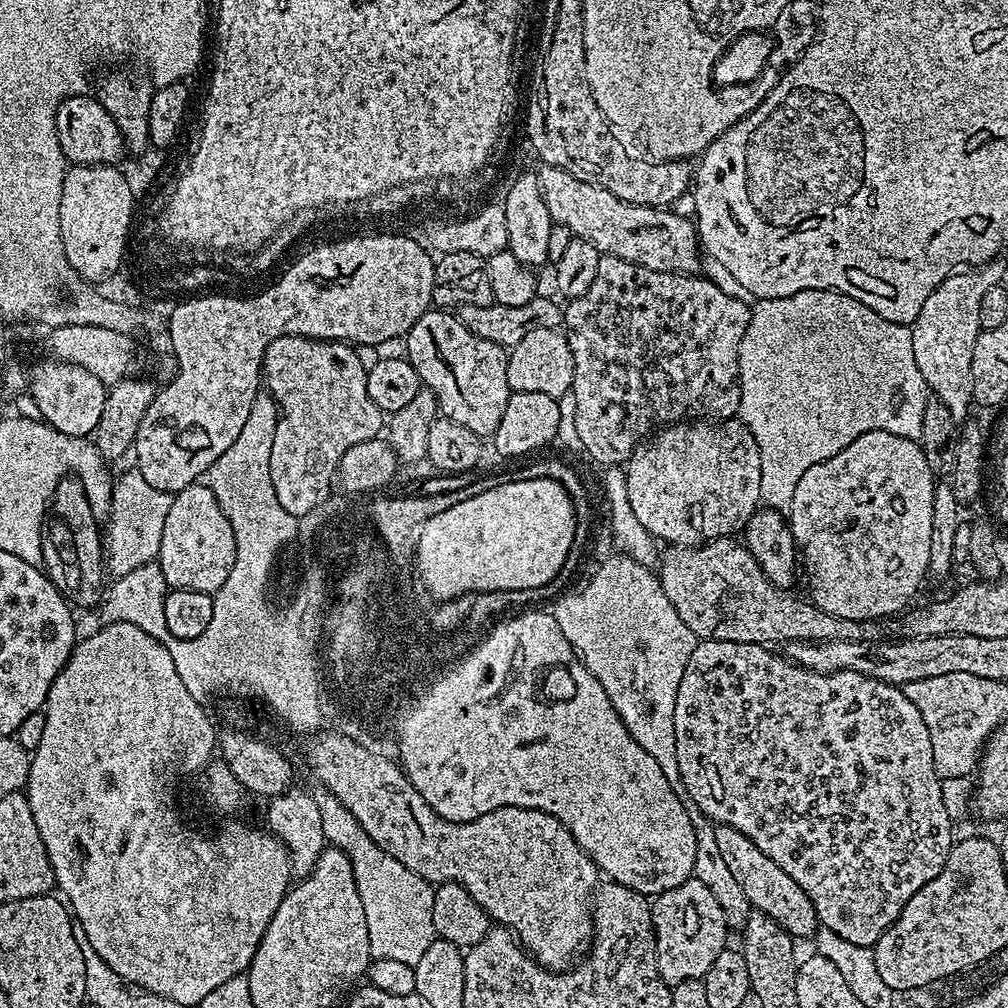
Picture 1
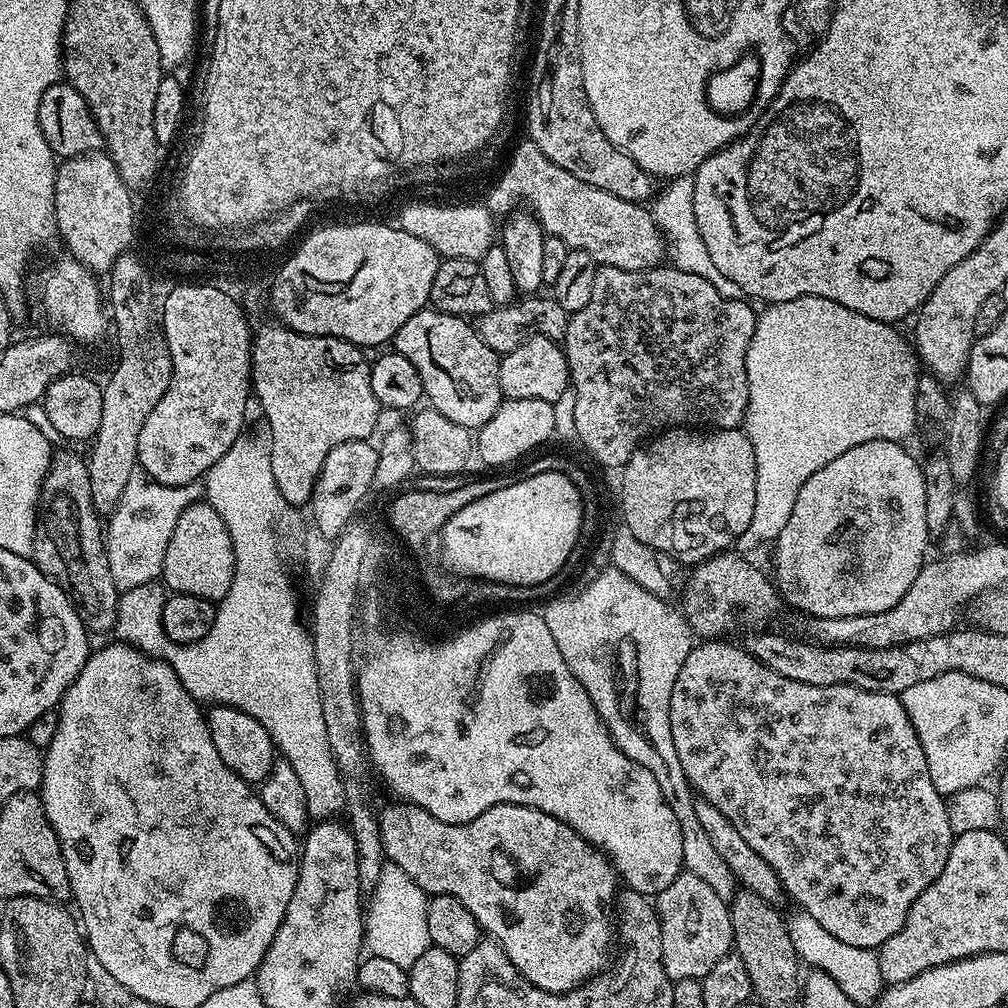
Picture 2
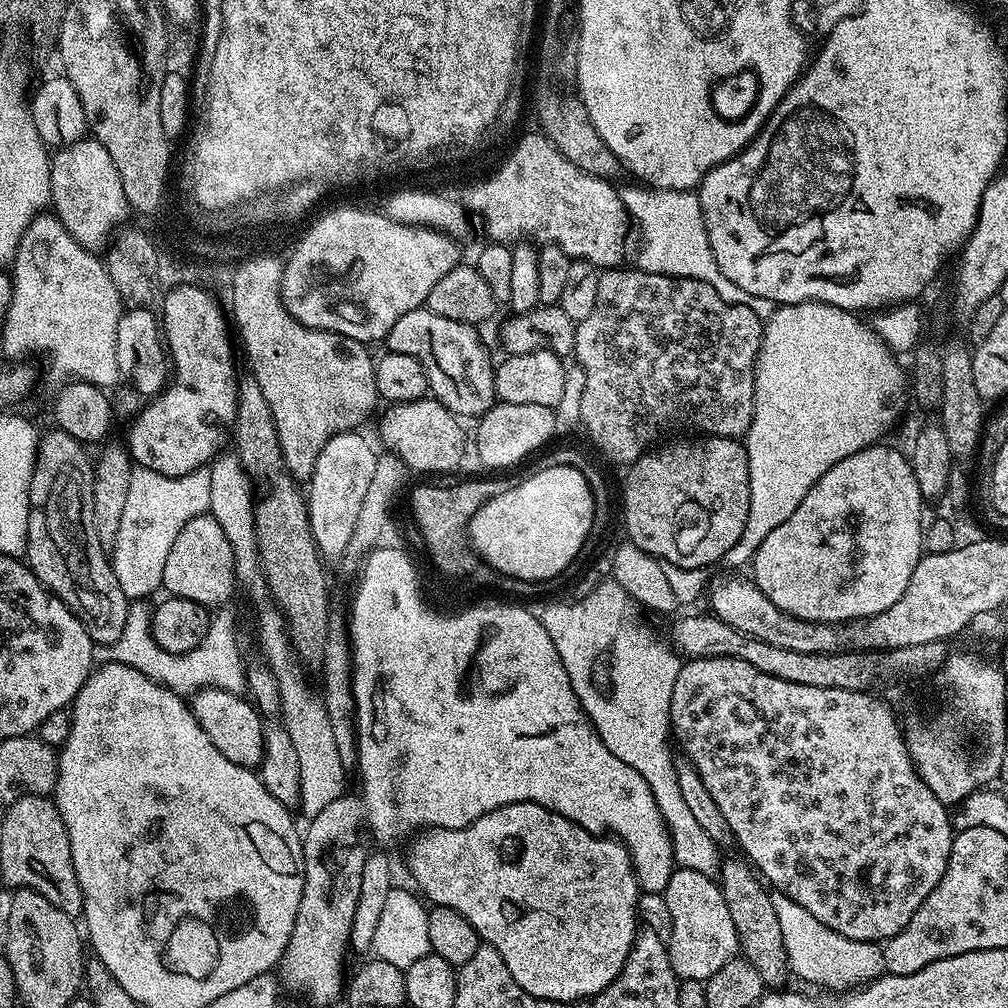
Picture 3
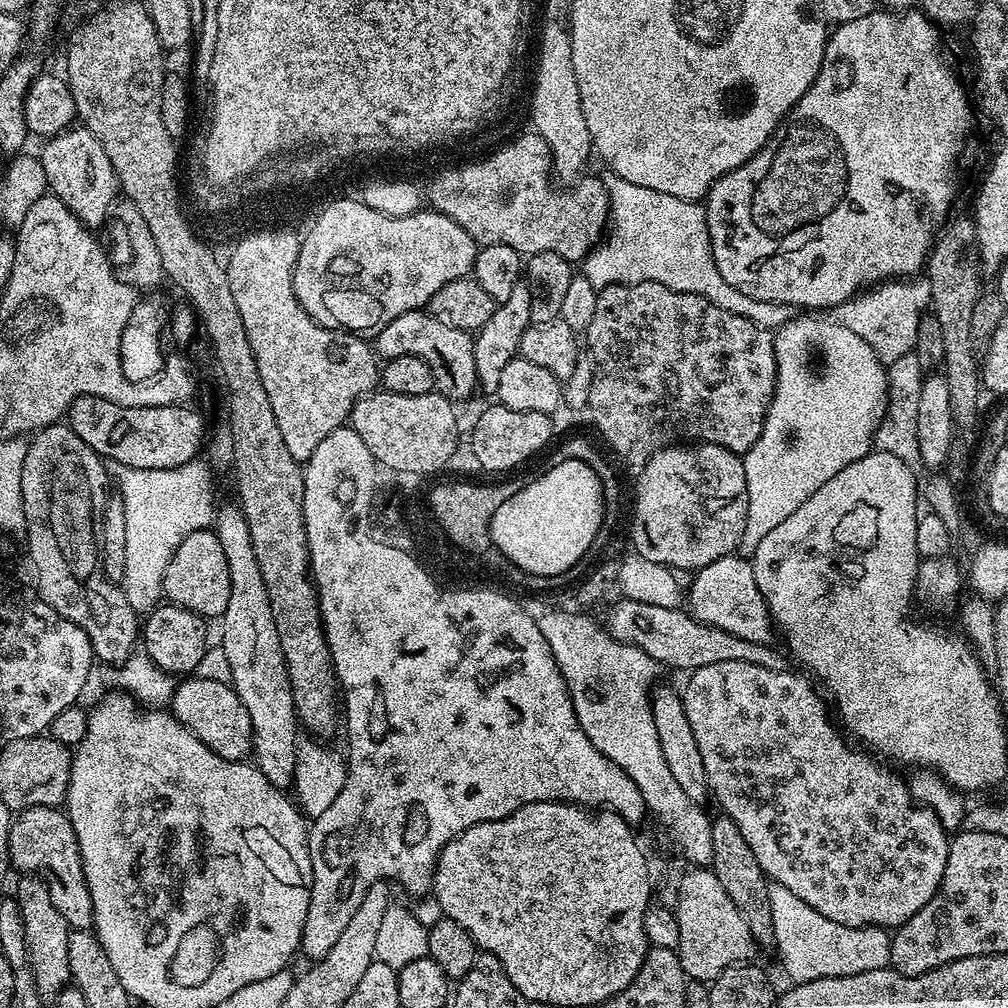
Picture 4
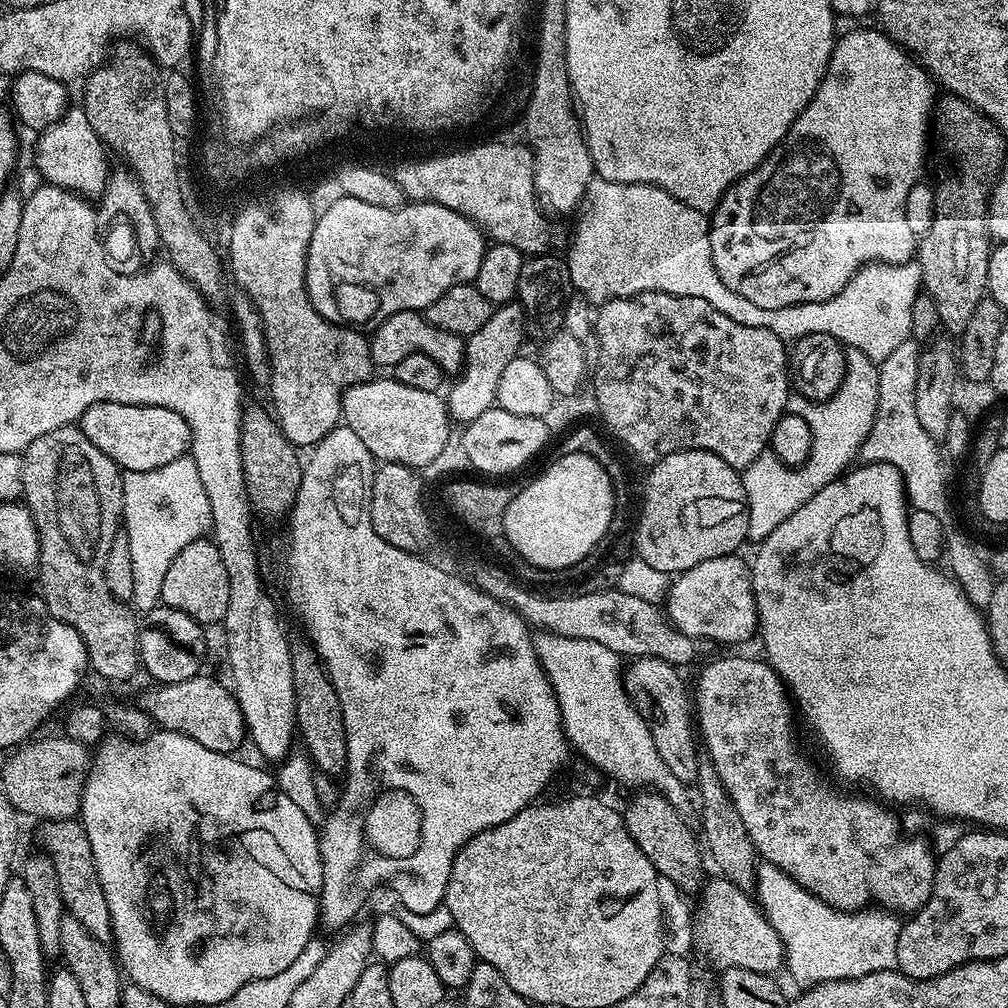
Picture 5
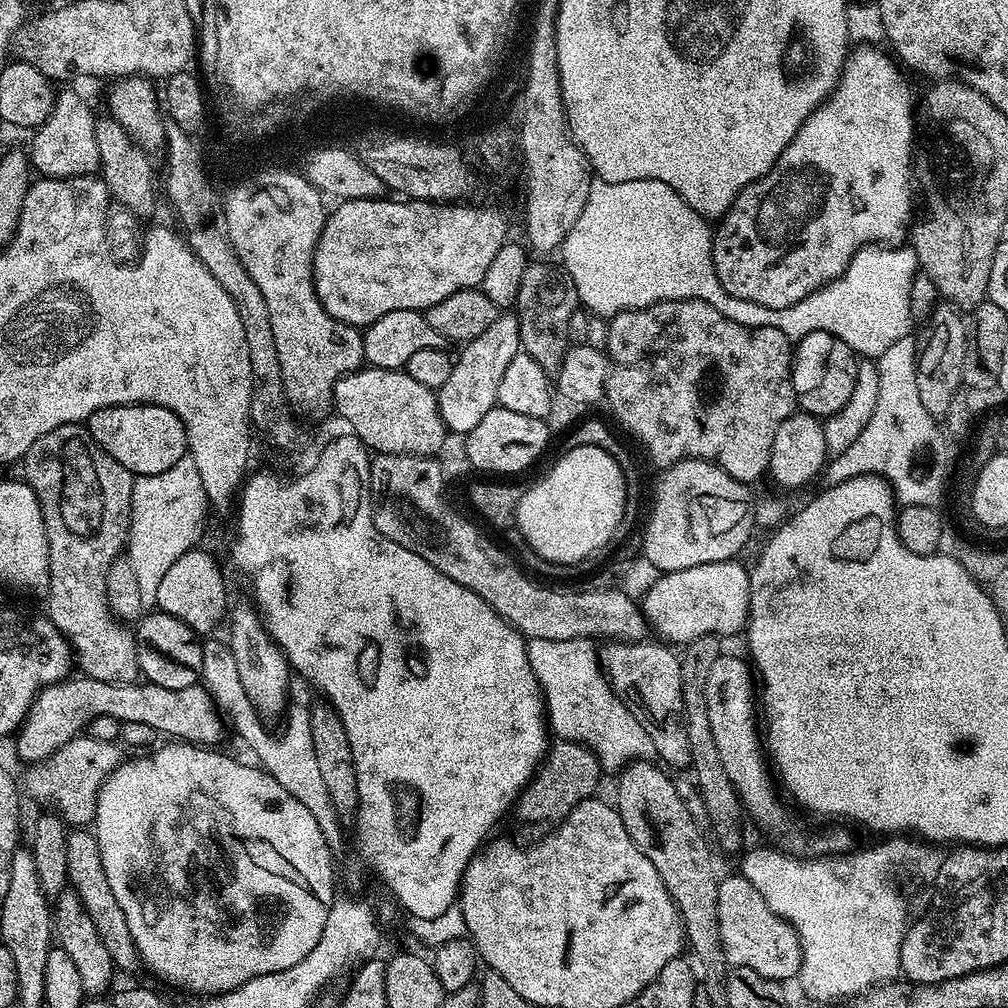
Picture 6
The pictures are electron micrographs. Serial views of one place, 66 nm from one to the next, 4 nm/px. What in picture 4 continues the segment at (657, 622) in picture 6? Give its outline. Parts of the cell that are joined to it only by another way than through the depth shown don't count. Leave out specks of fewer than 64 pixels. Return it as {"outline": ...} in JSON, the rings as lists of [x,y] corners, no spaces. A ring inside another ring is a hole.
{"outline":[[[739,554],[723,556],[710,562],[710,566],[699,569],[693,576],[696,577],[688,592],[686,588],[686,604],[689,604],[687,607],[691,615],[704,624],[726,630],[726,634],[746,638],[746,642],[773,643],[774,621],[752,577],[752,565],[745,557]]]}

